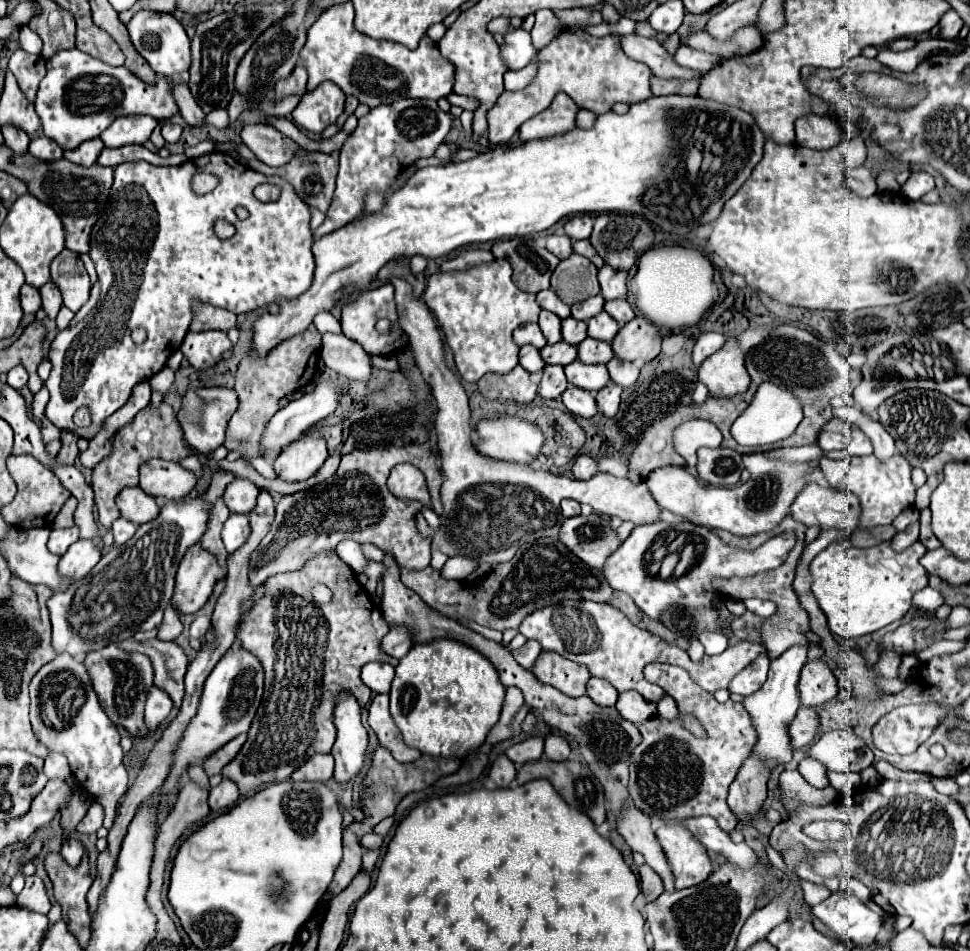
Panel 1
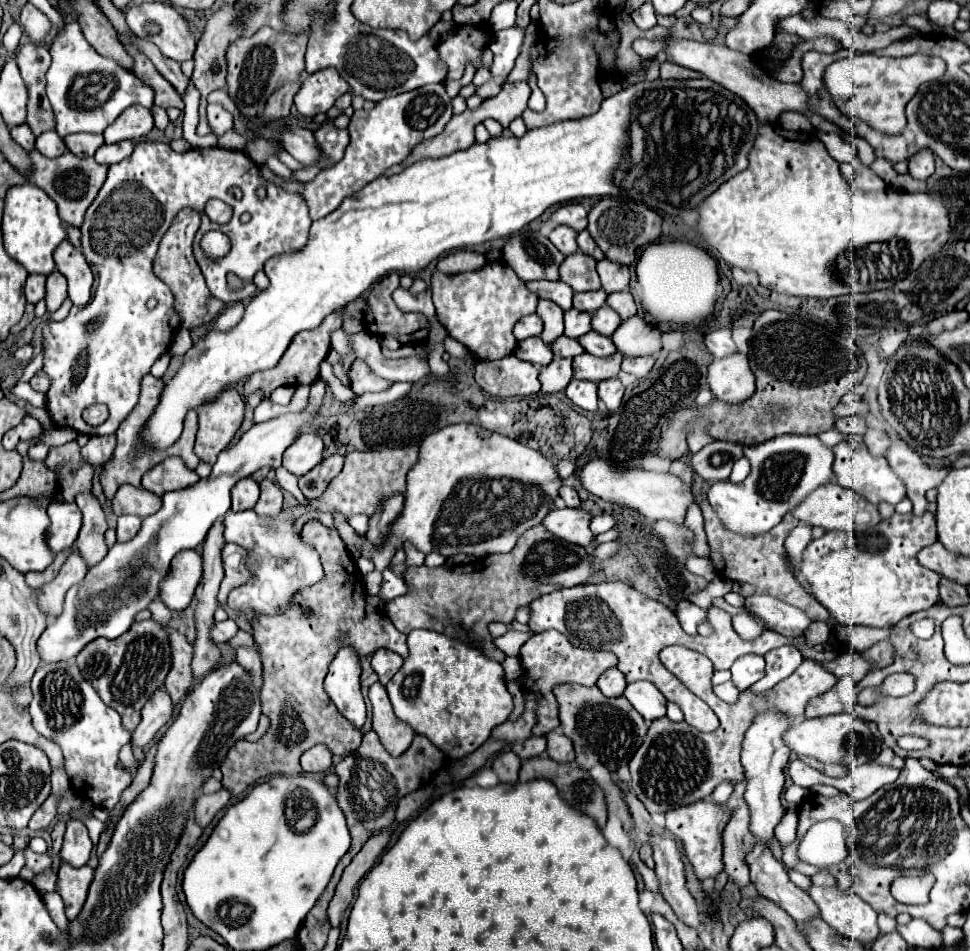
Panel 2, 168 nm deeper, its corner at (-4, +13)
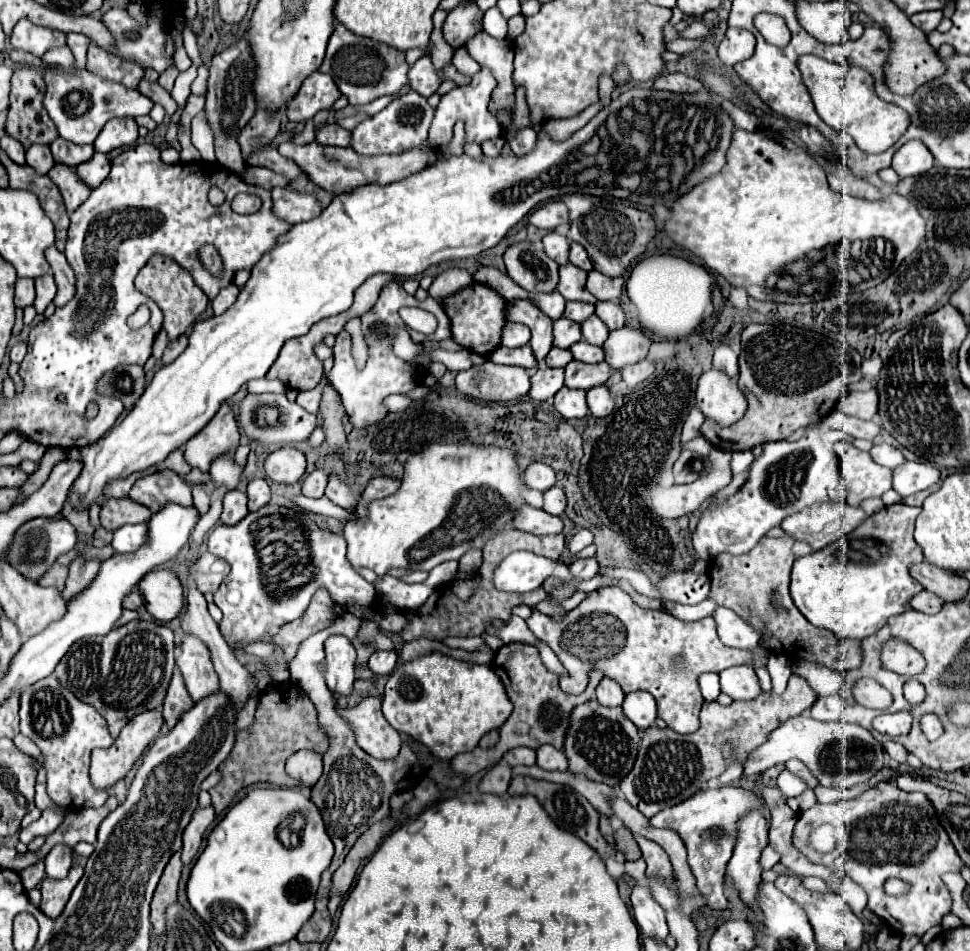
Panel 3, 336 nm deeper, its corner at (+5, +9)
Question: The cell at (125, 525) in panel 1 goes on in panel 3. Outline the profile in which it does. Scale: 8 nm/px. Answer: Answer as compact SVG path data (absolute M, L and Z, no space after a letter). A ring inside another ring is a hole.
M126 524L114 532L112 548L116 552L134 552L146 540L146 524Z

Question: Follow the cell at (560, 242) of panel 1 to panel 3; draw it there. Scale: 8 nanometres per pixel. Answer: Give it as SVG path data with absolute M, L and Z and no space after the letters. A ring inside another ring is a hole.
M548 232L544 238L542 238L542 244L544 244L544 252L556 260L558 264L566 264L568 262L568 250L570 250L570 244L568 244L568 238L558 234L558 232Z

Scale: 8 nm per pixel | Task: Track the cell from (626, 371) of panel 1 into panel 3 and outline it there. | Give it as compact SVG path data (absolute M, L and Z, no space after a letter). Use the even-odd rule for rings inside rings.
M640 360L638 364L632 364L632 366L626 366L620 370L628 388L634 388L642 380L646 380L652 372L654 372L654 362L650 362L650 360Z

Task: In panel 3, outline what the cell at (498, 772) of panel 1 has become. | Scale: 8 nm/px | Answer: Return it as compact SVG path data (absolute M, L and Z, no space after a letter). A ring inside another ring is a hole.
M498 762L494 768L490 768L482 780L480 780L480 792L490 792L490 794L506 794L508 784L512 778L512 768L506 762Z

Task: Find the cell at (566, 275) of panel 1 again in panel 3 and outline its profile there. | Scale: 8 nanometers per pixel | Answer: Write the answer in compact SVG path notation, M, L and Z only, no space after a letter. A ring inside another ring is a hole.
M570 262L560 266L558 292L566 300L580 300L580 302L596 304L596 298L590 292L586 292L586 272L582 268L570 264Z

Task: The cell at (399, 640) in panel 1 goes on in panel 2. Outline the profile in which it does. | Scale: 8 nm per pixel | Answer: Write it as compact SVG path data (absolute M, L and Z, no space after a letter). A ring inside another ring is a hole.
M541 524L523 532L523 536L519 536L517 544L515 544L515 550L511 550L509 554L493 554L493 556L487 556L483 560L477 560L473 564L465 564L465 566L455 566L455 568L417 568L417 566L411 566L405 570L403 578L407 580L407 584L413 588L413 592L405 594L405 596L399 596L395 600L391 600L387 604L387 616L391 618L391 622L395 624L395 628L403 634L409 634L411 630L417 630L417 628L425 628L425 630L435 630L435 632L441 632L449 638L457 638L461 642L471 642L473 636L479 636L481 638L481 648L483 652L489 654L489 658L497 660L497 662L503 662L505 660L505 654L501 650L497 650L493 646L493 640L489 636L489 630L487 626L491 622L513 622L515 620L515 612L519 606L525 606L525 604L531 604L533 600L537 600L539 596L543 594L551 594L555 590L561 590L561 588L571 588L571 586L577 586L577 584L583 584L589 580L593 572L593 560L591 556L587 554L587 550L583 546L577 546L577 544L569 544L561 538L557 538L555 534L547 532L547 528L543 528Z

